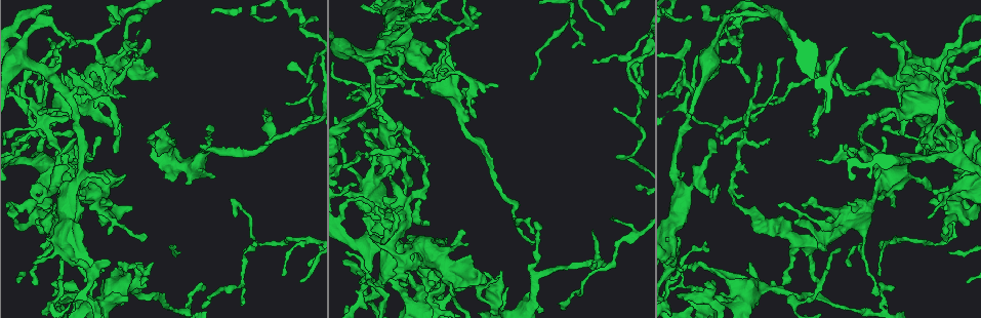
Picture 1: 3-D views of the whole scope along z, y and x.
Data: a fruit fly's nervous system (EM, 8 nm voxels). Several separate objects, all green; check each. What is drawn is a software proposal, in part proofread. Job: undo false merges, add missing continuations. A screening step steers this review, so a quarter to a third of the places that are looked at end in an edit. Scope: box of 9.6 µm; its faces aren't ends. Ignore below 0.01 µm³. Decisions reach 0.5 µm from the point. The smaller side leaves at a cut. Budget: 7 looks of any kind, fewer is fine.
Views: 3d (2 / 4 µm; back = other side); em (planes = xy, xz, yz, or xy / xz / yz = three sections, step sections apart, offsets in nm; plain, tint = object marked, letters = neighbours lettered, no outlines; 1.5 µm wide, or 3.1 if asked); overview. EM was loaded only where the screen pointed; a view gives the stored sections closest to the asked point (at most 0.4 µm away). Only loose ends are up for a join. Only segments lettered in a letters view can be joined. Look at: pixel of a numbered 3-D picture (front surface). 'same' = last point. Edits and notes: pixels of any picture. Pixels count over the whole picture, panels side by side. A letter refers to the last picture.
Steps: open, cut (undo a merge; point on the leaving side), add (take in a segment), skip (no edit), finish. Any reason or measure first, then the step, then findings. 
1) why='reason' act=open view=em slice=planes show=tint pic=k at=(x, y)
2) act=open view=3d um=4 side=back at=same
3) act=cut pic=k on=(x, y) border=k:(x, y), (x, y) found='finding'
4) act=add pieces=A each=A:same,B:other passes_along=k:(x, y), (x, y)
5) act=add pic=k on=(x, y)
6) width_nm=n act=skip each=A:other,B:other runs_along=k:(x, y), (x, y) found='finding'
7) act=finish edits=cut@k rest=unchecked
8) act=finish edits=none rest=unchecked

why='thin end' act=open view=3d um=4 pic=1 at=(362, 121)

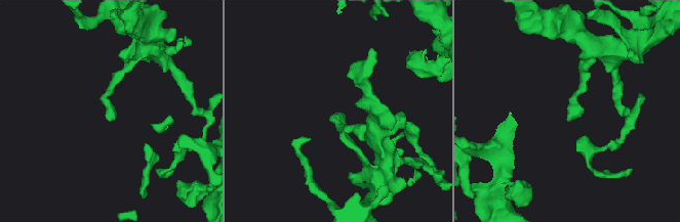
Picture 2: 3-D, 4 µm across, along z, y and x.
why='need the tissue' act=open view=em slice=planes show=letters pic=2 at=(110, 120)

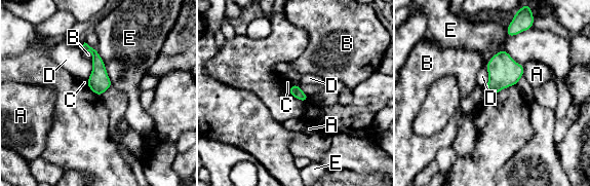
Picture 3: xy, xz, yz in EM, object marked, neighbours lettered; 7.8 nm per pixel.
act=skip each=A:other,B:other,C:other,D:other,E:other border=3:(486, 67), (487, 85), (484, 91) found='no lettered segment goes on from it'

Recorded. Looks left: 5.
why='arms part here' act=open view=em slice=yz step=8 show=tint pic=1 at=(418, 11)

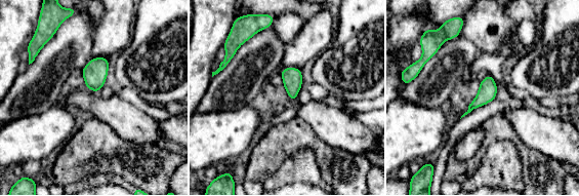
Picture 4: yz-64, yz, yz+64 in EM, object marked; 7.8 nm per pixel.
act=open view=em slice=yz step=8 show=letters at=same

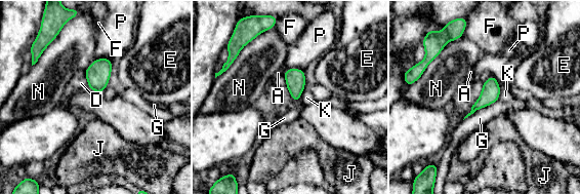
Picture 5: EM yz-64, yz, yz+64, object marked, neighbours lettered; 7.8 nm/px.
act=skip each=A:other,D:other,E:other,F:other,G:other,J:other,K:other,N:other,P:other border=5:(498, 99), (475, 110), (463, 120) found='one neuron here'

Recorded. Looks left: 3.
why='sharp bend' act=open view=em slice=xz step=8 show=tint pic=1 at=(731, 27)

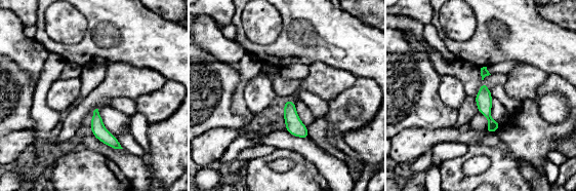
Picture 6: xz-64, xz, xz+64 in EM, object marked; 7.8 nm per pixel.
why='another direction' act=open view=em slice=planes show=tint at=same

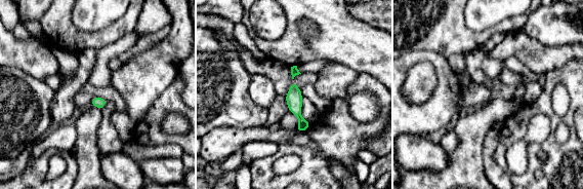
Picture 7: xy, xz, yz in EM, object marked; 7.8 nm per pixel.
why='see the neighbours' act=open view=em slice=planes show=letters at=same

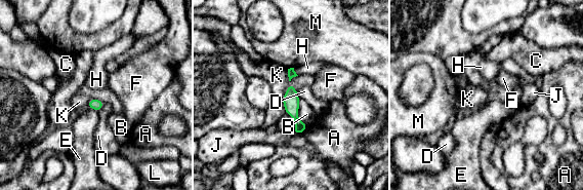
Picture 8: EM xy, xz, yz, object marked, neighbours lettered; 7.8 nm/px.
act=skip each=A:other,B:other,C:other,D:other,E:other,F:other,H:other,J:other,K:other,L:other,M:other runs_along=8:(290, 87), (291, 107), (299, 130) found='one neuron here'

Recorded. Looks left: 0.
act=finish edits=none rest=unchecked

